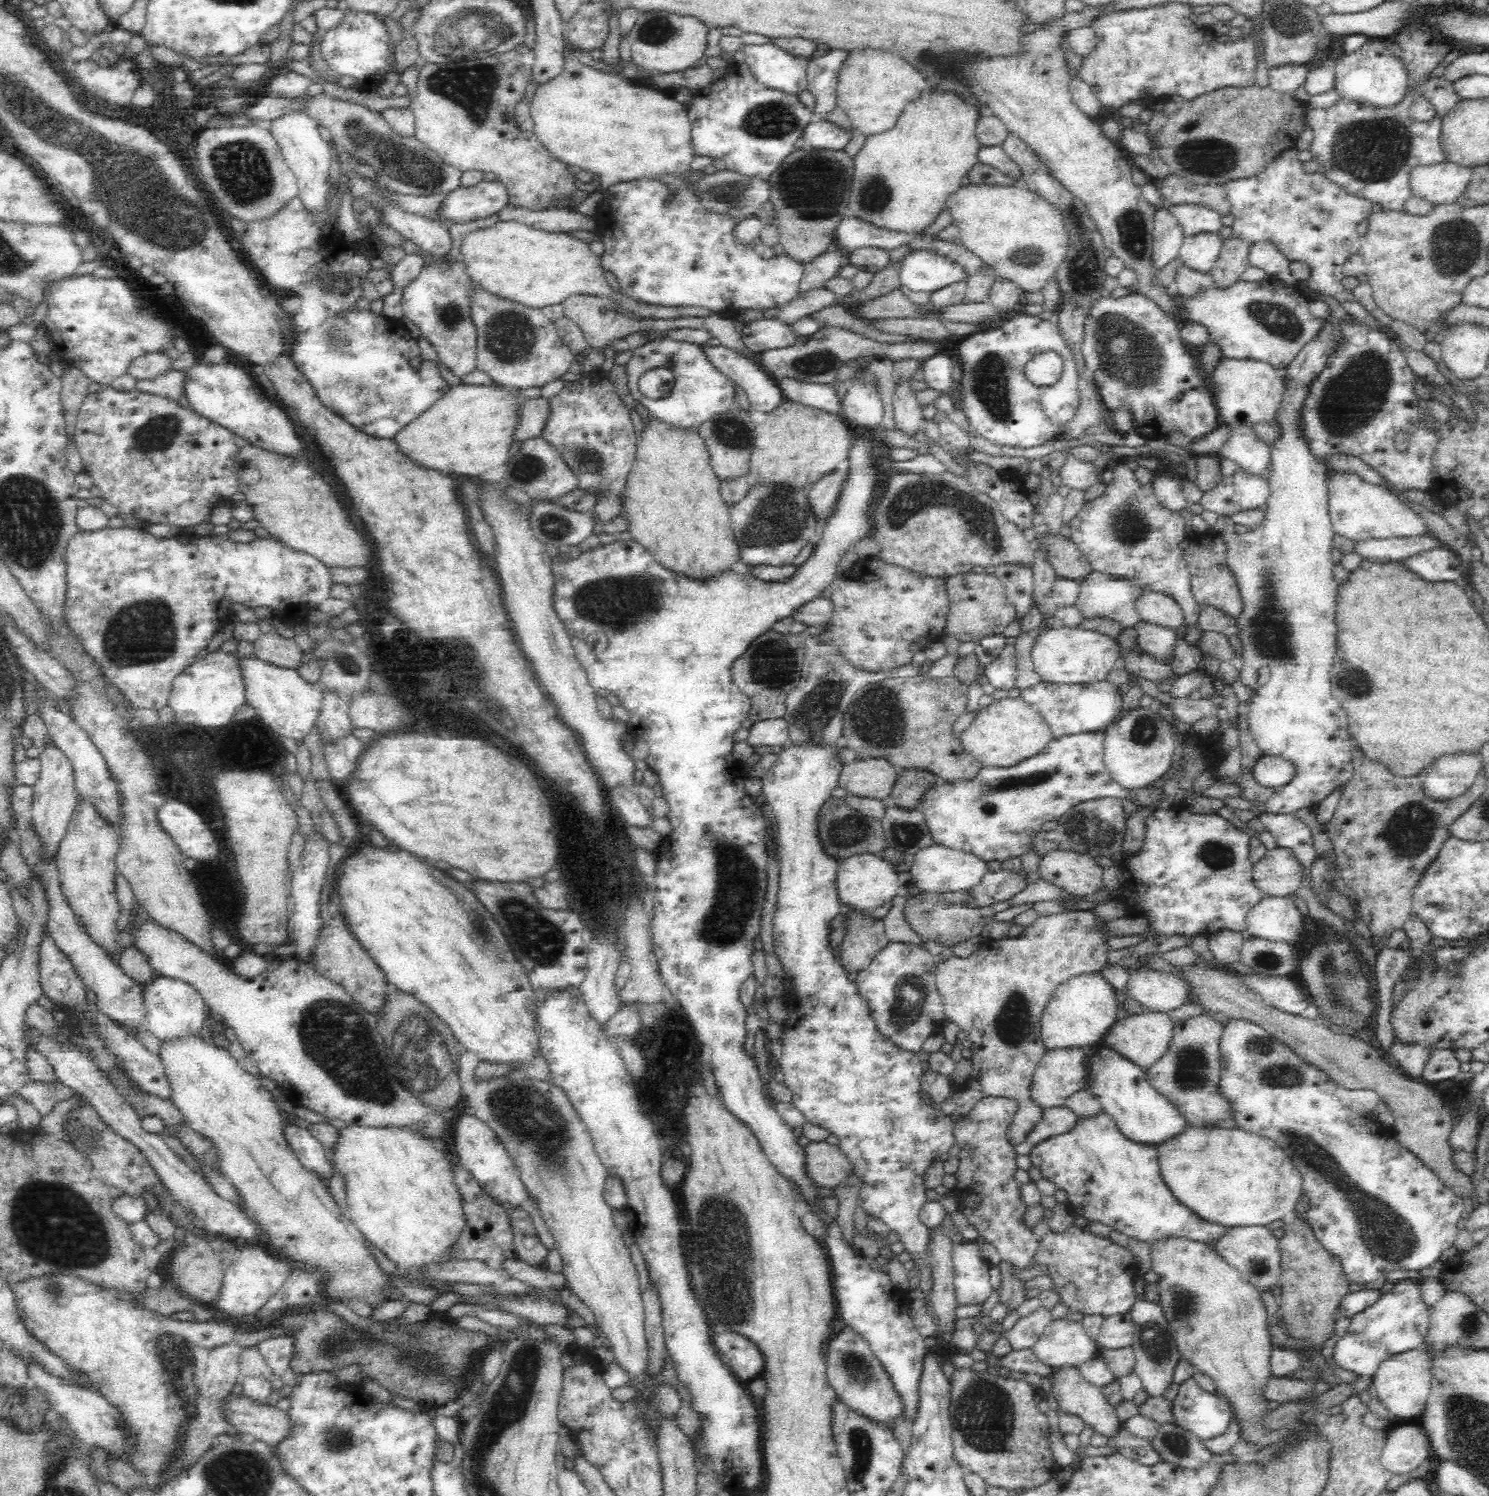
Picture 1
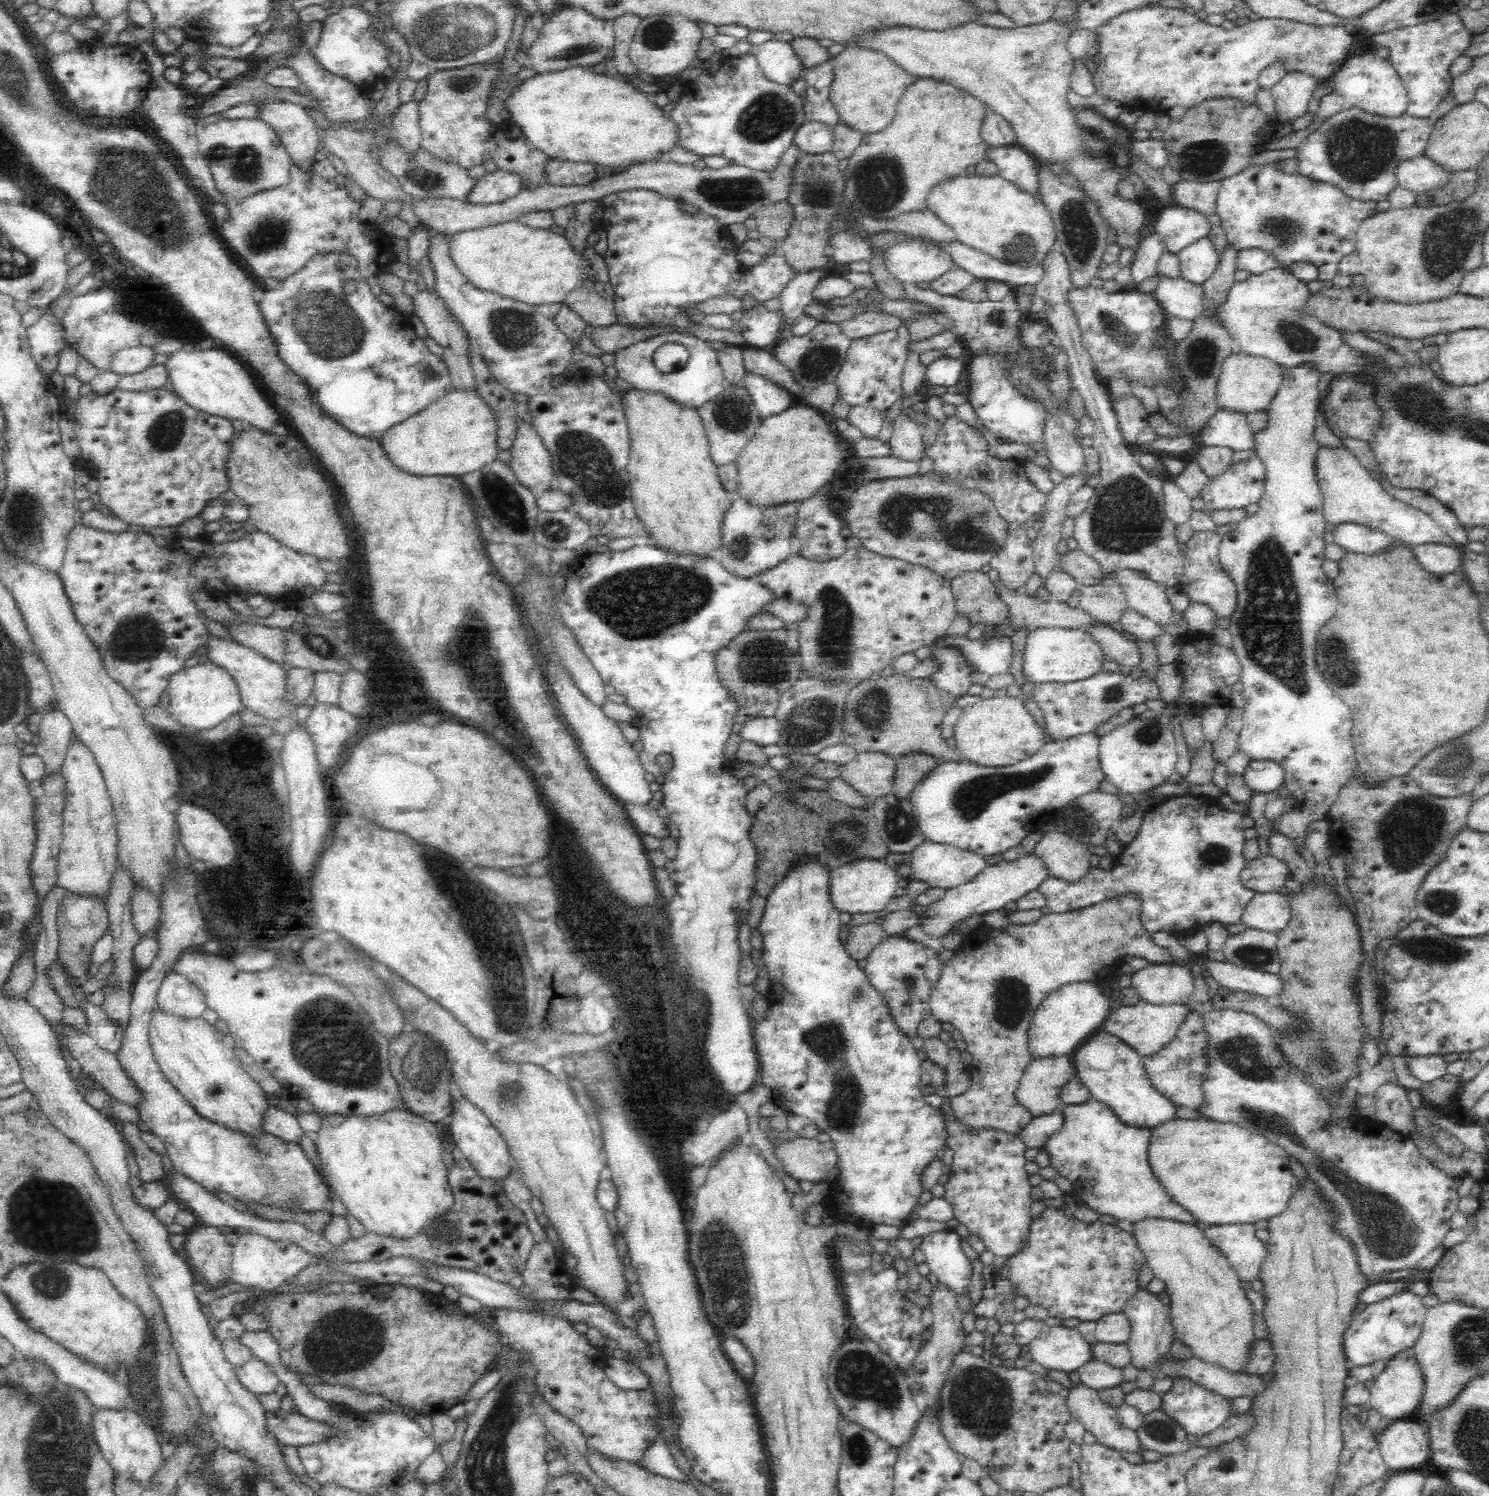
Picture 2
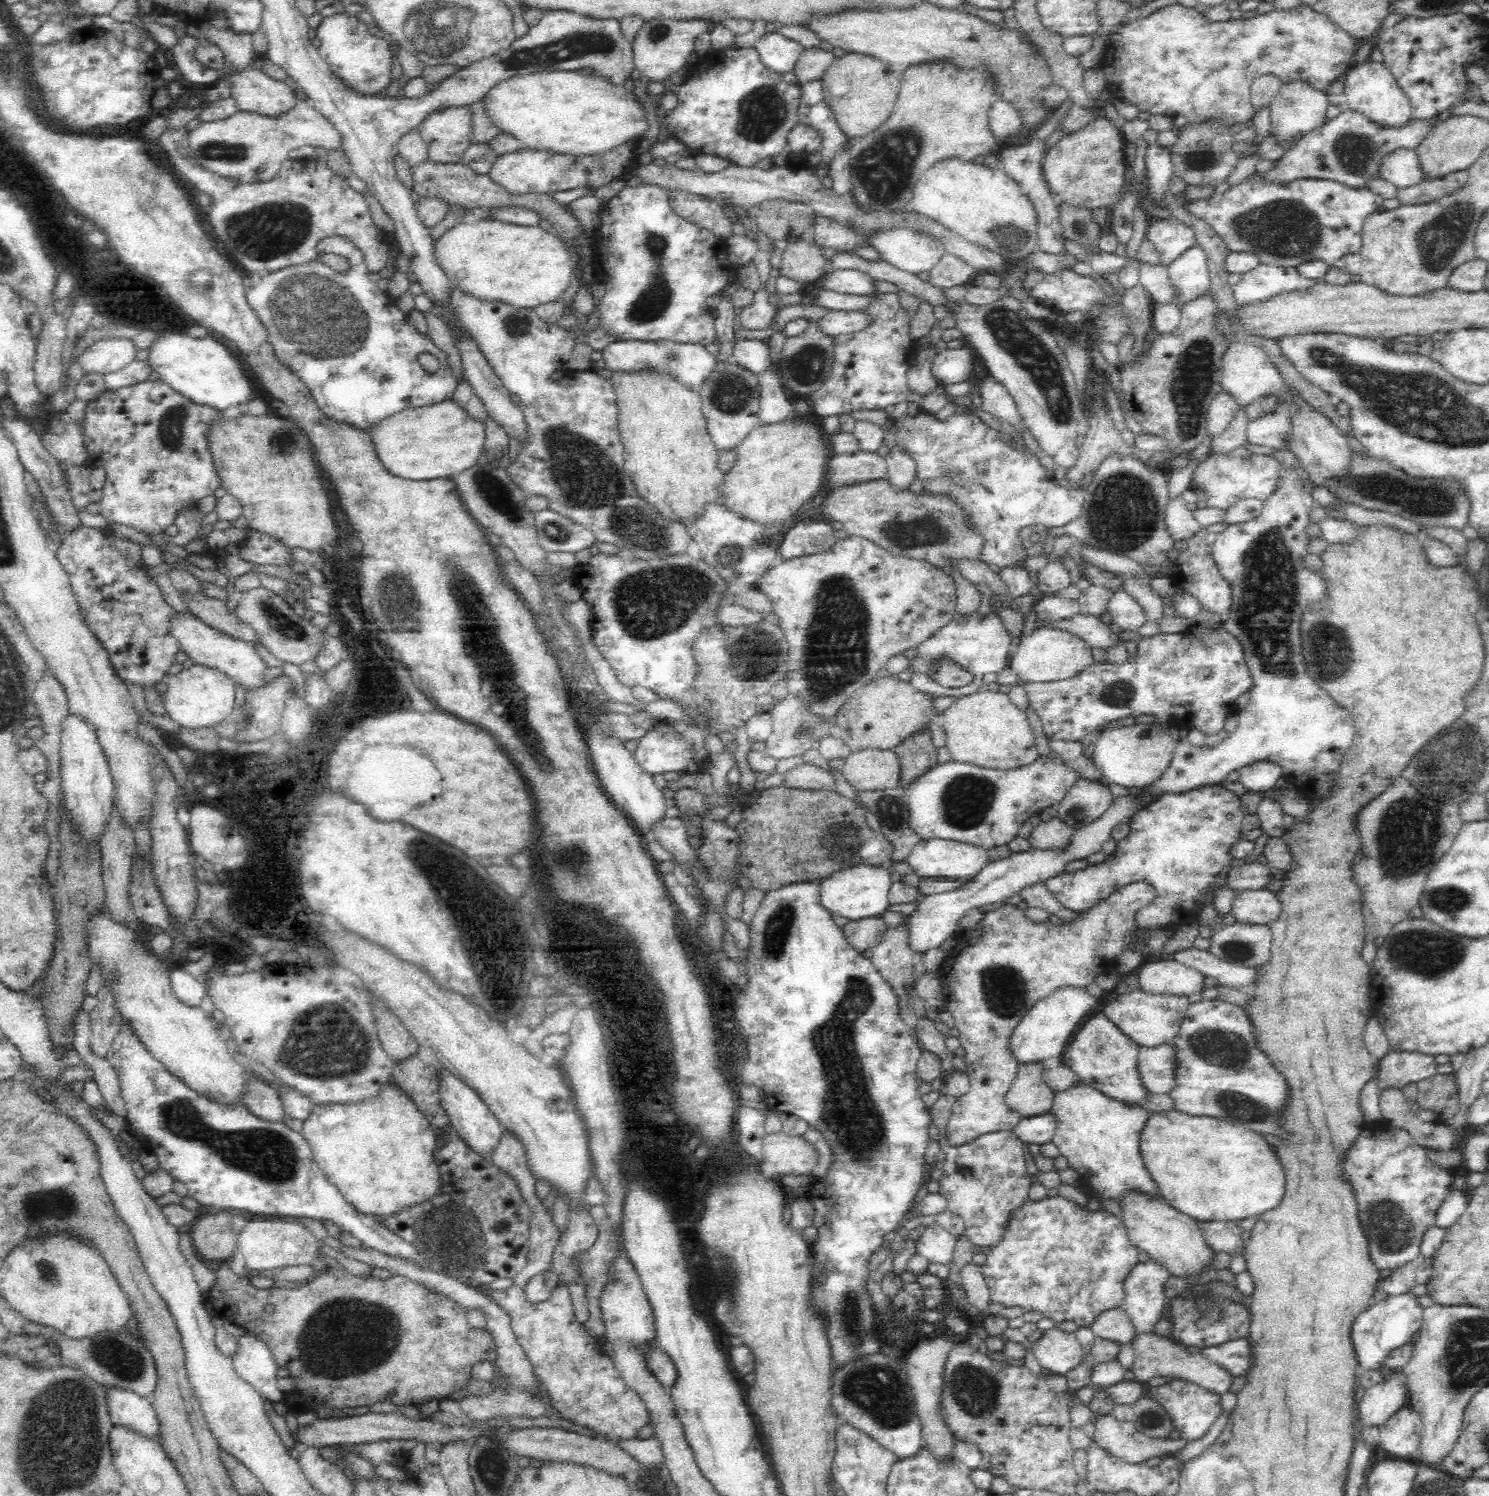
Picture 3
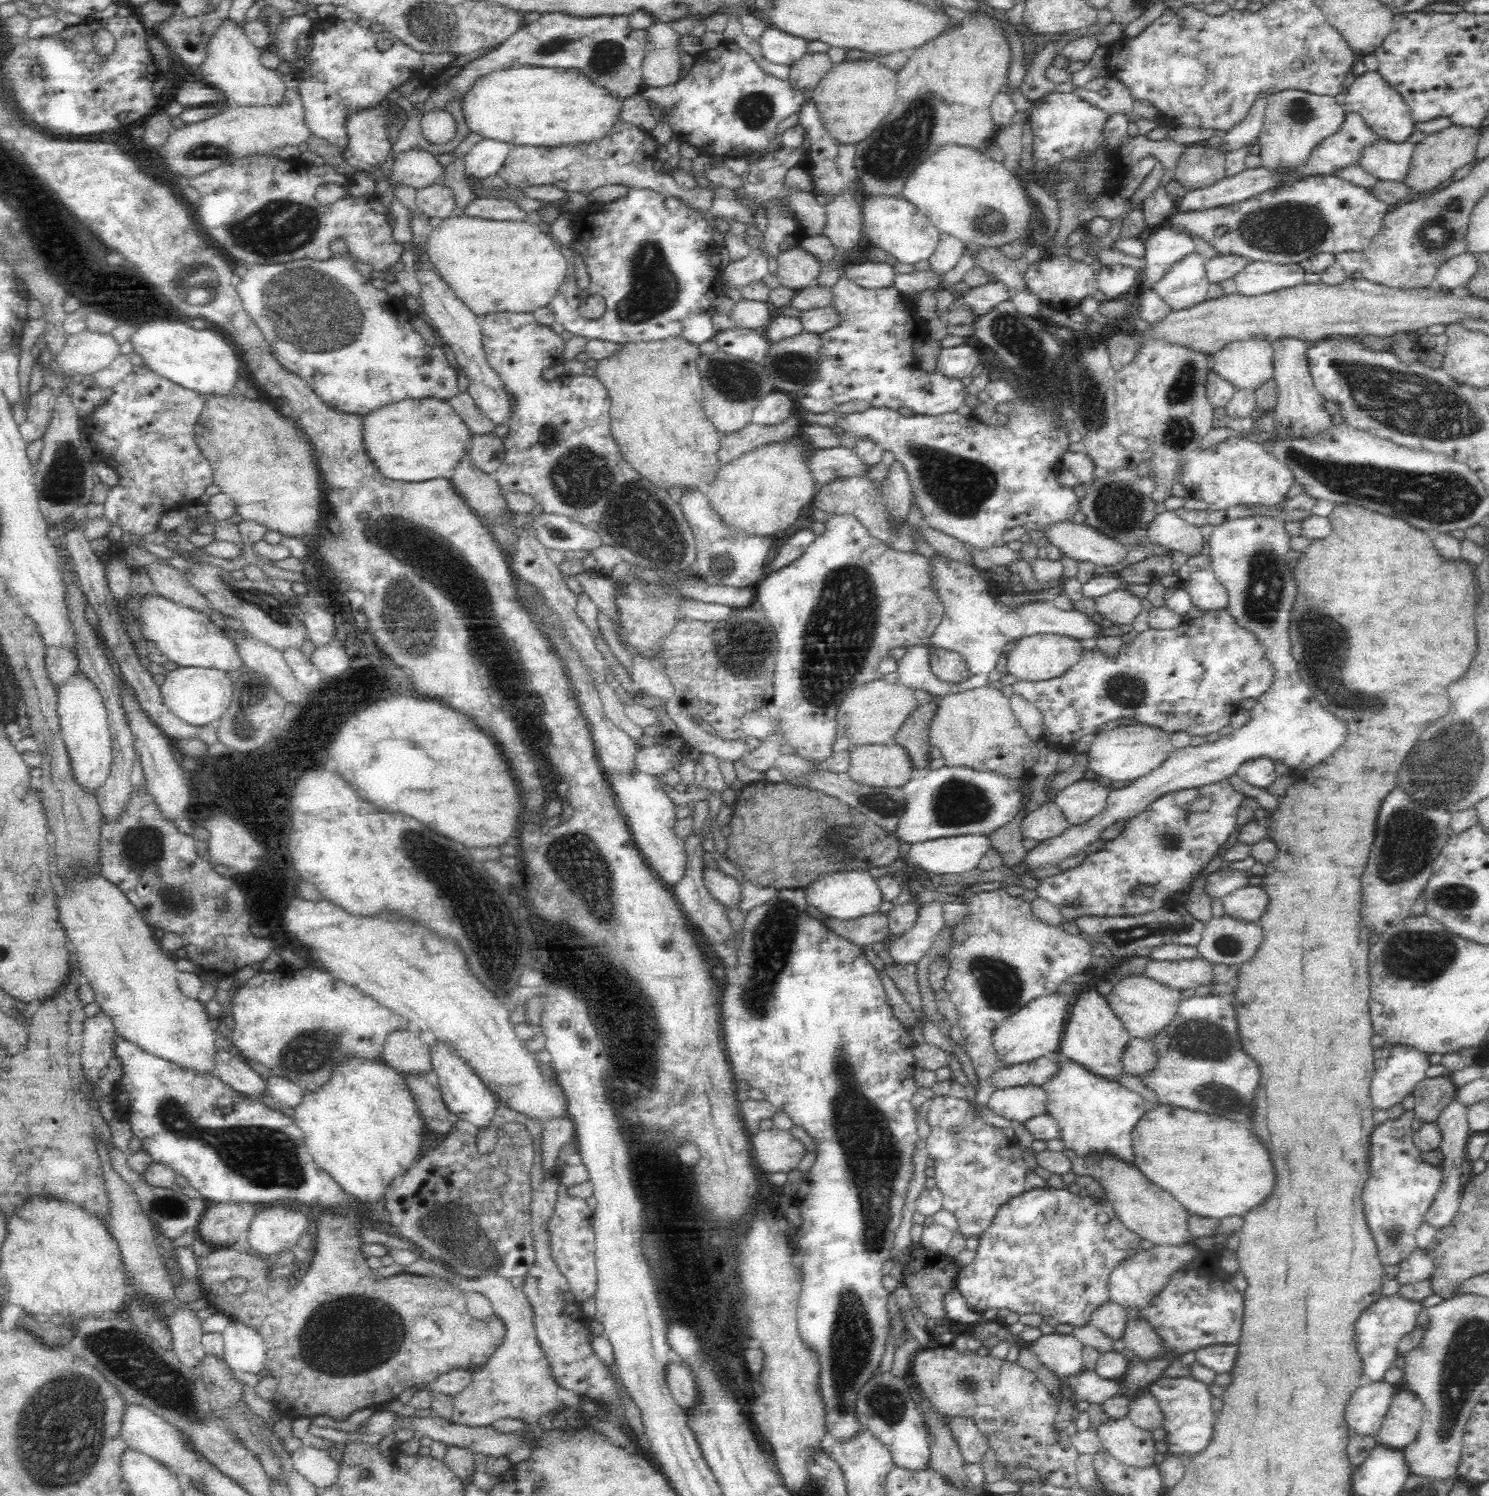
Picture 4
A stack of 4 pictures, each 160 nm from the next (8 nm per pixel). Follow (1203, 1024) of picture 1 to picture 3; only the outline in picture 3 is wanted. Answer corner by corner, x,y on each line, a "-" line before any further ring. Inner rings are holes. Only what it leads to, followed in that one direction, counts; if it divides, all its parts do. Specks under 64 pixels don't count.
1170,1044
1139,1047
1136,1069
1140,1082
1150,1093
1167,1092
1173,1087
1176,1058

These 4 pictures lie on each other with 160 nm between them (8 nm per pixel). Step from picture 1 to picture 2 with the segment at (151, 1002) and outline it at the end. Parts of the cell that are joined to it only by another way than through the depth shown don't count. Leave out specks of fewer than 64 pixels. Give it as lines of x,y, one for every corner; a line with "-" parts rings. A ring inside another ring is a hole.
174,971
162,980
157,1005
186,1018
201,1016
207,1008
200,987

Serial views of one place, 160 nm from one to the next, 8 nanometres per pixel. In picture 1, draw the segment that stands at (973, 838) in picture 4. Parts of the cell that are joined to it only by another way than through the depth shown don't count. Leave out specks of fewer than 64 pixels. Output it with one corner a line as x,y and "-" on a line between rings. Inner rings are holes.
932,843
930,846
917,850
909,872
911,886
917,891
943,893
948,891
964,891
978,884
987,870
987,862
972,853
954,850
947,846

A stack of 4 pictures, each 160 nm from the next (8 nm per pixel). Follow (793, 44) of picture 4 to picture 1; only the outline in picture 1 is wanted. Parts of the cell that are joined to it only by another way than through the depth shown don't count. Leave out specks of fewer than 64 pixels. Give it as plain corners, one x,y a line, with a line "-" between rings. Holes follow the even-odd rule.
748,44
741,51
756,79
767,87
786,93
800,94
807,90
809,59
790,54
776,44

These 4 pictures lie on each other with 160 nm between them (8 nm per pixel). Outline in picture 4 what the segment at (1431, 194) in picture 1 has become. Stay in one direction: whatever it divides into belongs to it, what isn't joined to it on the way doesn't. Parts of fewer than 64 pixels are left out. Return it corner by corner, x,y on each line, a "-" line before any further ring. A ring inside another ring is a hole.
1378,139
1363,146
1357,164
1380,180
1400,182
1408,172
1414,145

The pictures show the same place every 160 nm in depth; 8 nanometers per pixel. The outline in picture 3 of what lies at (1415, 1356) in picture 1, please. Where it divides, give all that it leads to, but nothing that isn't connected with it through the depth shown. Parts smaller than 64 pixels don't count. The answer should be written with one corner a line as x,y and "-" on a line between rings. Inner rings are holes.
1398,1370
1387,1376
1384,1382
1370,1386
1361,1392
1355,1411
1360,1426
1380,1427
1408,1402
1403,1373

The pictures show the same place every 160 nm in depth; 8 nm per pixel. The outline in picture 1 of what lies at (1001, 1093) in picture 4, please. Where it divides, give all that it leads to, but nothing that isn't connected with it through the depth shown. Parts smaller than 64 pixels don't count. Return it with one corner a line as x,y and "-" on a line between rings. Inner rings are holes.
1091,1047
1081,1049
1054,1049
1046,1051
1034,1070
1032,1082
1029,1086
1030,1100
1041,1109
1051,1109
1062,1106
1069,1094
1086,1088
1087,1056

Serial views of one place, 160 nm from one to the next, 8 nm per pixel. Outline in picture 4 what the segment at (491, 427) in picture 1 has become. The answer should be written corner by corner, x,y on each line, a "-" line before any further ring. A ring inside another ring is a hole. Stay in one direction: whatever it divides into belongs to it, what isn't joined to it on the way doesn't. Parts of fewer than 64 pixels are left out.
404,398
362,415
362,440
369,461
392,481
425,482
455,469
470,443
471,432
461,416
439,398

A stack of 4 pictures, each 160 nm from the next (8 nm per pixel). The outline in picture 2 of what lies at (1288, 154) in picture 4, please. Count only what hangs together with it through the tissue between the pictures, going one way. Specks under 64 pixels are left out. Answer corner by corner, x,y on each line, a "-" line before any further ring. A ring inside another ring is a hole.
1291,72
1272,86
1270,94
1276,104
1277,122
1291,123
1307,114
1318,83
1308,74

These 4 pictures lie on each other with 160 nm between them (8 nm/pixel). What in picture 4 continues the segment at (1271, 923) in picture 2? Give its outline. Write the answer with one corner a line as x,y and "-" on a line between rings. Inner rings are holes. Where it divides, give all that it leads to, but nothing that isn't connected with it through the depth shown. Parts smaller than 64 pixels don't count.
1249,884
1239,889
1233,890
1230,894
1221,898
1224,904
1224,914
1238,920
1246,922
1256,922
1264,912
1269,896
1267,892
1259,886

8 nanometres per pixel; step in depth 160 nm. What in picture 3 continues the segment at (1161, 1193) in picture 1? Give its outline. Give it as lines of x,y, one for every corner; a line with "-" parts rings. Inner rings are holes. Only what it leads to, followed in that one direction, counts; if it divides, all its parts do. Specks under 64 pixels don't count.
1078,1080
1064,1090
1054,1091
1049,1113
1056,1121
1056,1130
1051,1141
1058,1146
1060,1154
1066,1158
1069,1166
1082,1174
1079,1185
1082,1184
1090,1190
1089,1197
1095,1193
1098,1198
1119,1202
1124,1189
1160,1195
1140,1154
1140,1131
1150,1116
1150,1111
1142,1108
1140,1103
1110,1097
1095,1086

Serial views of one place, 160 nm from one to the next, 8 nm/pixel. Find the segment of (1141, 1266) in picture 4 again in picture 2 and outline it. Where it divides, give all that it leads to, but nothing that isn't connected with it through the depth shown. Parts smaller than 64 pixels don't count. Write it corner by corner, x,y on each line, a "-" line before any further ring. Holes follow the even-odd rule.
1138,1287
1126,1301
1122,1311
1131,1324
1131,1335
1126,1343
1131,1352
1131,1362
1138,1367
1138,1370
1142,1367
1149,1367
1158,1359
1165,1357
1173,1339
1170,1306
1164,1304
1157,1293
1148,1291
1146,1287

